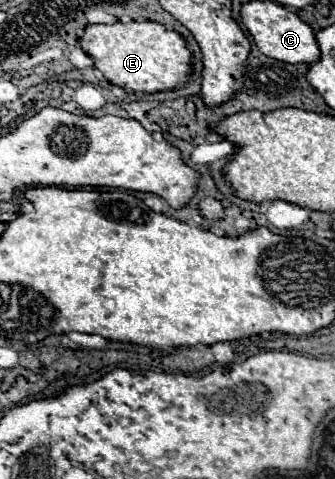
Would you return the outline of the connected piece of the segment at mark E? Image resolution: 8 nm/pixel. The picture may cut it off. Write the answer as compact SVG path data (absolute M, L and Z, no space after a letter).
M158 22L90 24L84 30L80 44L110 84L134 94L174 90L186 84L192 74L192 52L188 50L186 40Z

